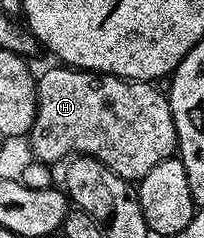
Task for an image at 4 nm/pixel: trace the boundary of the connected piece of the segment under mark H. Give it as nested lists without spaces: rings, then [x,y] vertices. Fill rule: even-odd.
[[[63,64],[52,65],[56,66],[50,67],[44,75],[41,73],[36,83],[36,115],[34,116],[32,130],[26,136],[26,142],[32,145],[31,157],[35,161],[56,164],[60,161],[60,163],[63,163],[65,159],[72,155],[88,154],[91,158],[97,158],[102,164],[106,164],[118,176],[129,180],[139,180],[146,176],[146,172],[150,172],[150,168],[154,168],[154,164],[171,158],[177,153],[174,116],[168,103],[168,95],[163,89],[155,90],[155,85],[152,82],[132,82],[129,78],[119,78],[113,74],[98,74],[91,70],[77,70]]]

